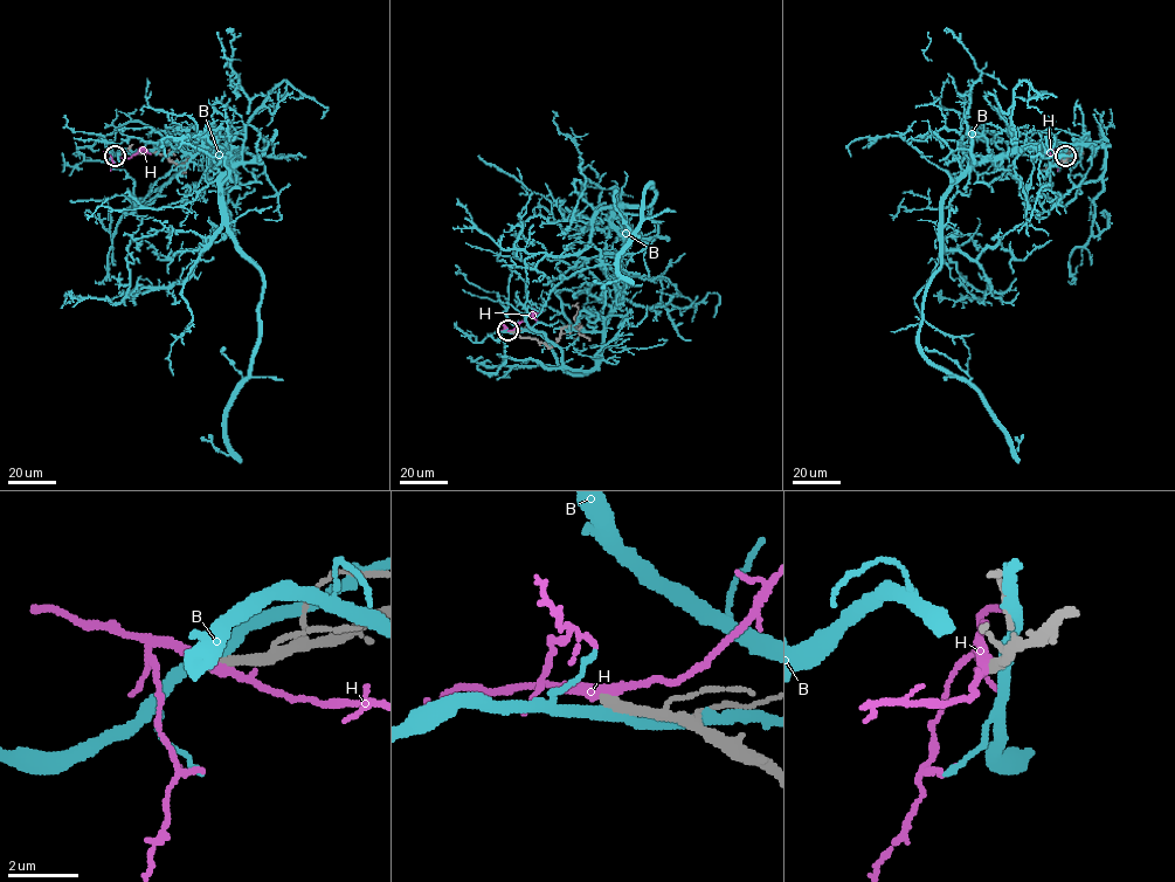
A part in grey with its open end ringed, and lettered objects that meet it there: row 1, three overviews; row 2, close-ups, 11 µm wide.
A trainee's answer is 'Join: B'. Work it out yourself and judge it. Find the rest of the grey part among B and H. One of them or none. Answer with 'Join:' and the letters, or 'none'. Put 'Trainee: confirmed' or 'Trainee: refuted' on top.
Trainee: refuted
Join: none

